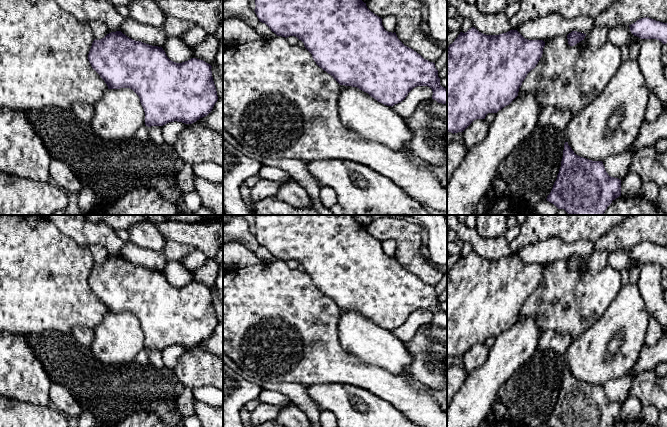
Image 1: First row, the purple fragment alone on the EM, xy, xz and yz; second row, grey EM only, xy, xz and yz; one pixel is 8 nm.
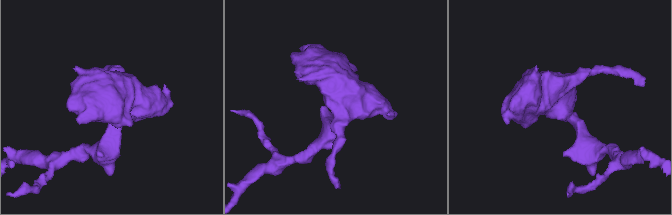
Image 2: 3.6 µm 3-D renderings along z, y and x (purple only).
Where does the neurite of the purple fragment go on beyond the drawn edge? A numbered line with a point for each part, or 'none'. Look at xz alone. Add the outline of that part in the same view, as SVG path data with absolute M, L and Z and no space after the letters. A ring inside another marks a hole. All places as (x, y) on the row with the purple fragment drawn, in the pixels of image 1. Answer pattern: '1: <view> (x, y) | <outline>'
none

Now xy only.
none

